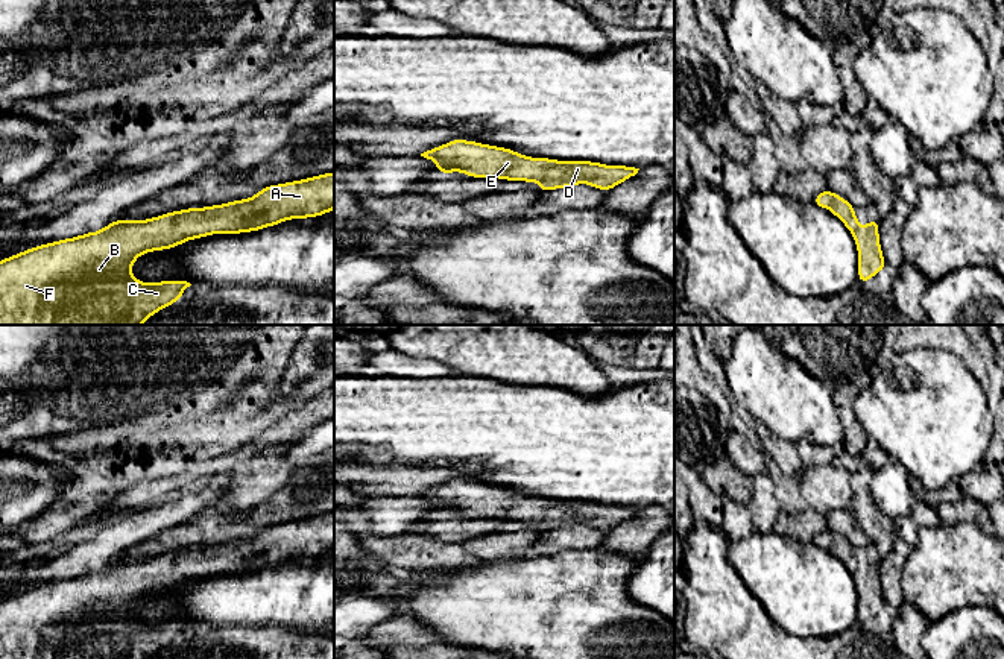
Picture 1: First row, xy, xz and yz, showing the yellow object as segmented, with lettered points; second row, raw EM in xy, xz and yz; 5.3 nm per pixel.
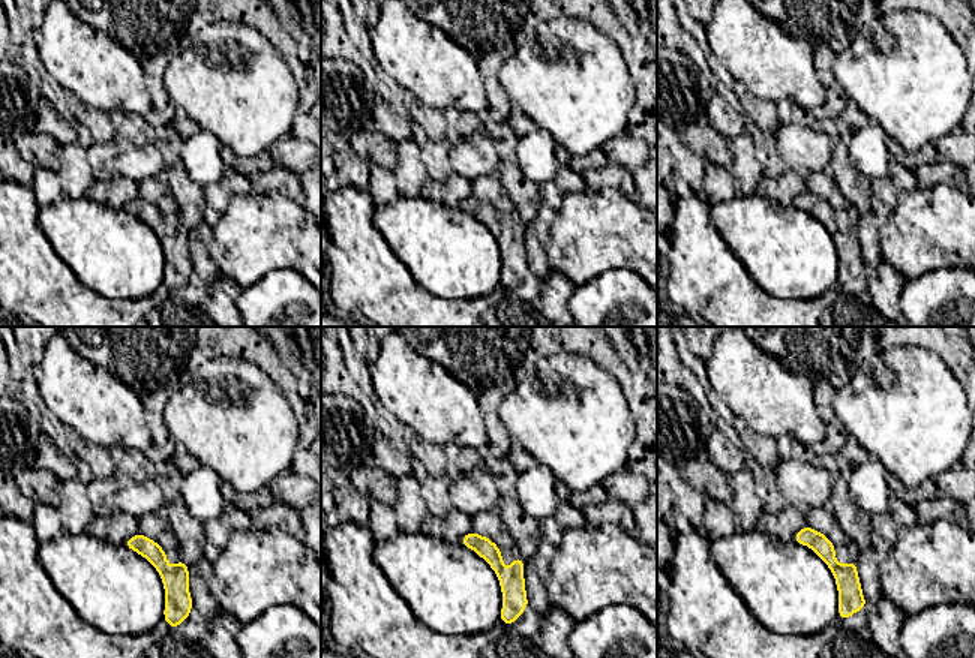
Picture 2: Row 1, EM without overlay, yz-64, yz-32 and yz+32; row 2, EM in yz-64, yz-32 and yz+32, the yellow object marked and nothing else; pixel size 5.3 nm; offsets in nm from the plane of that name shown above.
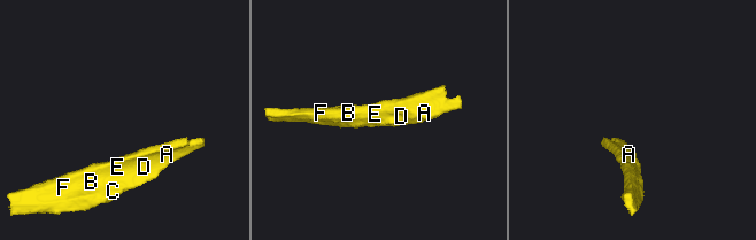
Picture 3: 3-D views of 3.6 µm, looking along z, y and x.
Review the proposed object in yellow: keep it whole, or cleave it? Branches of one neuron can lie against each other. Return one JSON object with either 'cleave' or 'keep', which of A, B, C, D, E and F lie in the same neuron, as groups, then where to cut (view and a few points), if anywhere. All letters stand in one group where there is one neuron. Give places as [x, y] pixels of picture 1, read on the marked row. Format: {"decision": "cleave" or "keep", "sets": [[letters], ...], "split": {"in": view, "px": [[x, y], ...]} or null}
{"decision": "keep", "sets": [["A", "B", "C", "D", "E", "F"]], "split": null}

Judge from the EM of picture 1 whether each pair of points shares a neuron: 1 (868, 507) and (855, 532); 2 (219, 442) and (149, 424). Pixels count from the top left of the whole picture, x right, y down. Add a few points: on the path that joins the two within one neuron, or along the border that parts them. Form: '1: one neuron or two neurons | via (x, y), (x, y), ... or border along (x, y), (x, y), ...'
1: two neurons | border along (849, 507), (871, 542)
2: one neuron | via (202, 442), (184, 442), (166, 427)

